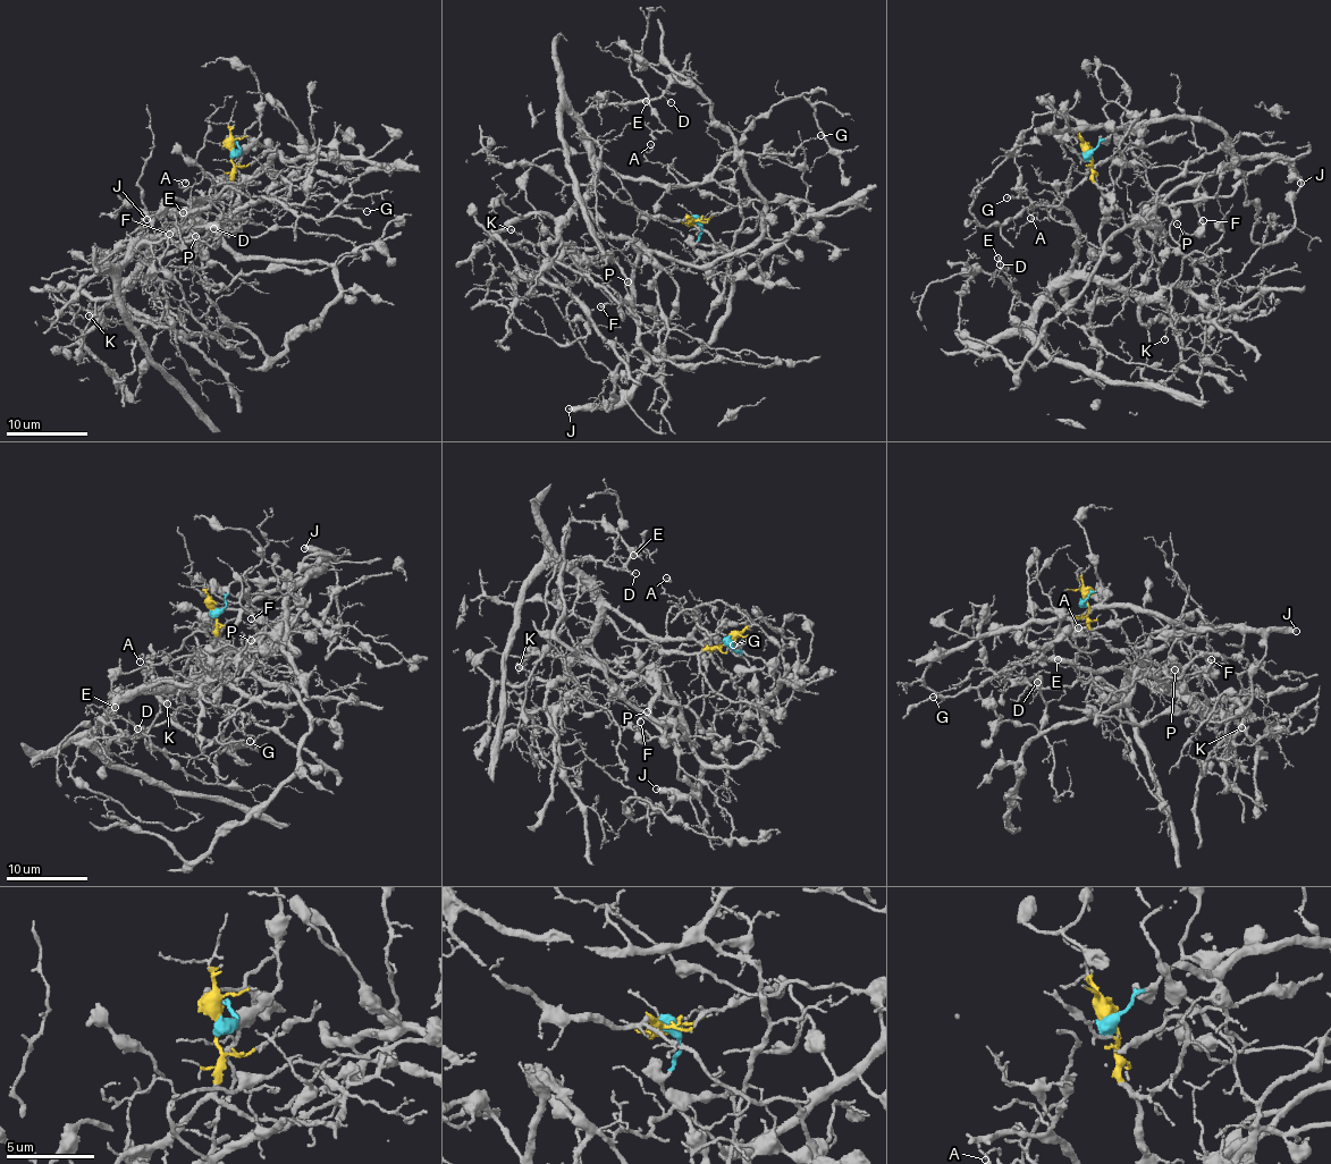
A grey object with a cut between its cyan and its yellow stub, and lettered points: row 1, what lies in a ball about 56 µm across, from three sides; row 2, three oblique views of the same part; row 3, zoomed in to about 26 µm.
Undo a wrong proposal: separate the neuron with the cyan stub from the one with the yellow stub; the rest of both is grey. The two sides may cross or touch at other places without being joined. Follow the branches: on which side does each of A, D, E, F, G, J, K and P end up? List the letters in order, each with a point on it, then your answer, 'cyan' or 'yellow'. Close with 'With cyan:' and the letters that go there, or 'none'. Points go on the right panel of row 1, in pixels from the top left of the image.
A: at (1030, 218); yellow
D: at (1000, 264); yellow
E: at (997, 258); yellow
F: at (1203, 220); cyan
G: at (1007, 197); yellow
J: at (1300, 183); cyan
K: at (1164, 339); yellow
P: at (1177, 224); cyan
With cyan: F, J, P

